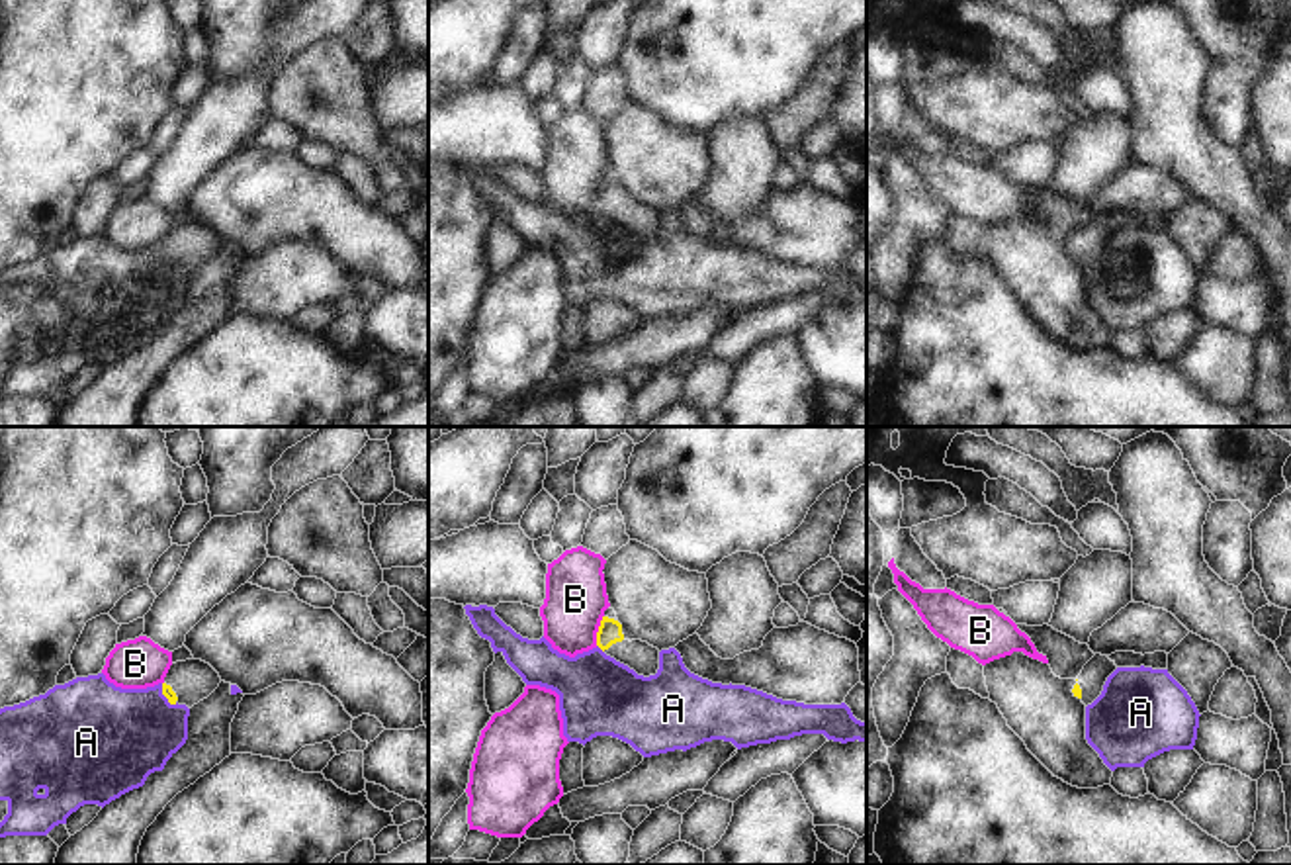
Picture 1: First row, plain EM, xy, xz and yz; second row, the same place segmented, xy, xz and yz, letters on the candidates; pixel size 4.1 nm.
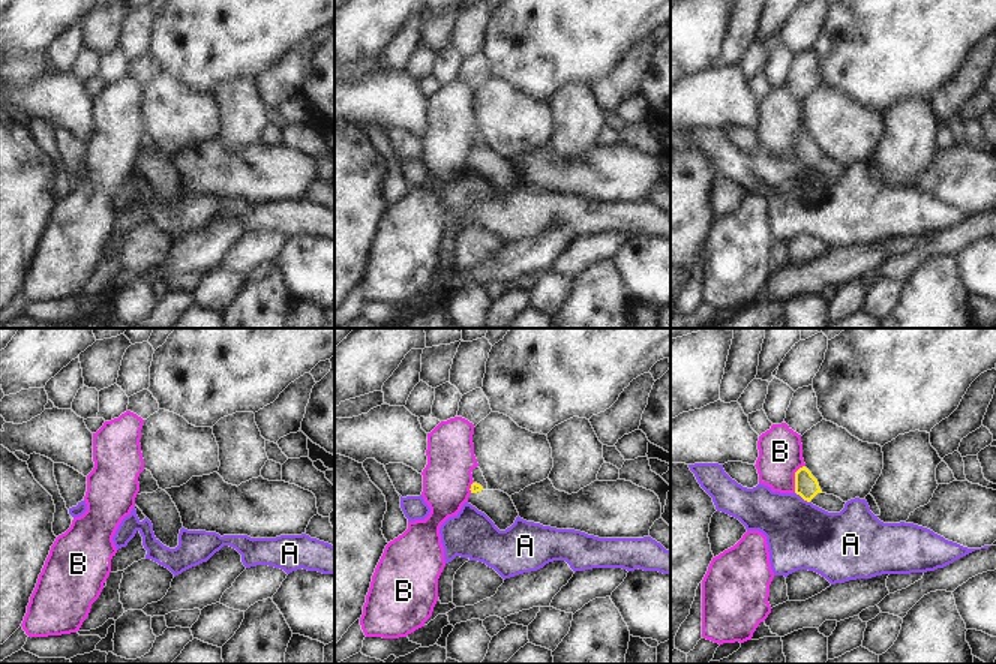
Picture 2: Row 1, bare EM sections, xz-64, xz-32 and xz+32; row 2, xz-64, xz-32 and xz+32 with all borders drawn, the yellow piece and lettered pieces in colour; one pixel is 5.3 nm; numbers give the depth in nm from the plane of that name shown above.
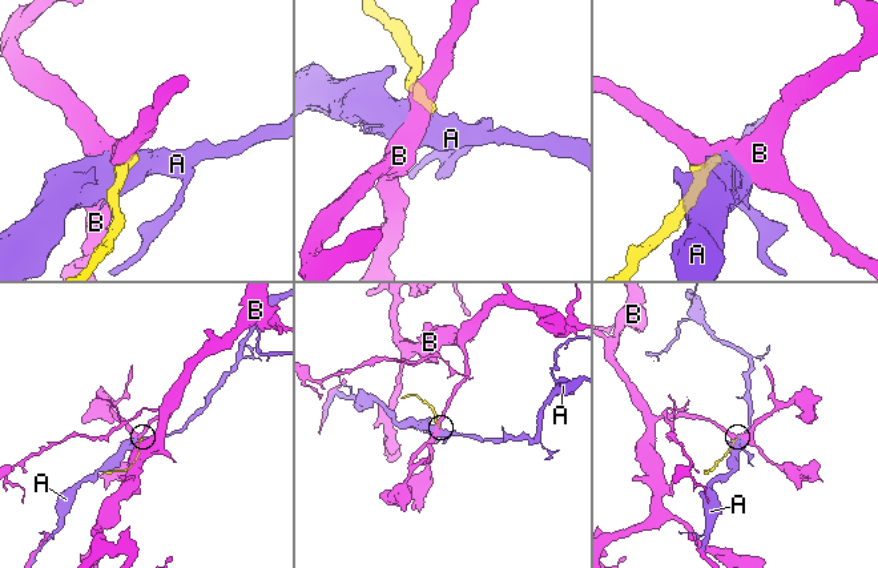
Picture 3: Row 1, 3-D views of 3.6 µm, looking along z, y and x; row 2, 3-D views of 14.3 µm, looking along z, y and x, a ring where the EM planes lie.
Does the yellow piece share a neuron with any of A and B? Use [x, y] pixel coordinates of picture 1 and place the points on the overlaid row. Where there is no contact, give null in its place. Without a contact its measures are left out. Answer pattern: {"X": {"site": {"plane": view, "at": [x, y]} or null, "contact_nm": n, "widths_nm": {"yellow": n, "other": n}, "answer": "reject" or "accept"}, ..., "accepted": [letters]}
{"A": {"site": {"plane": "xz", "at": [599, 646]}, "contact_nm": 50, "widths_nm": {"yellow": 100, "other": 320}, "answer": "reject"}, "B": {"site": {"plane": "xz", "at": [599, 631]}, "contact_nm": 130, "widths_nm": {"yellow": 100, "other": 260}, "answer": "reject"}, "accepted": []}

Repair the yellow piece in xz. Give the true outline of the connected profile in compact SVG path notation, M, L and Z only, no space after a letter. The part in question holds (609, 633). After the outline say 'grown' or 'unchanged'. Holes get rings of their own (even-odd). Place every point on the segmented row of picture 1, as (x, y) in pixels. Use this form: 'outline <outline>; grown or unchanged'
outline M602 616L597 646L638 675L649 677L659 669L659 650L642 640L626 640L622 624L614 618Z; grown

